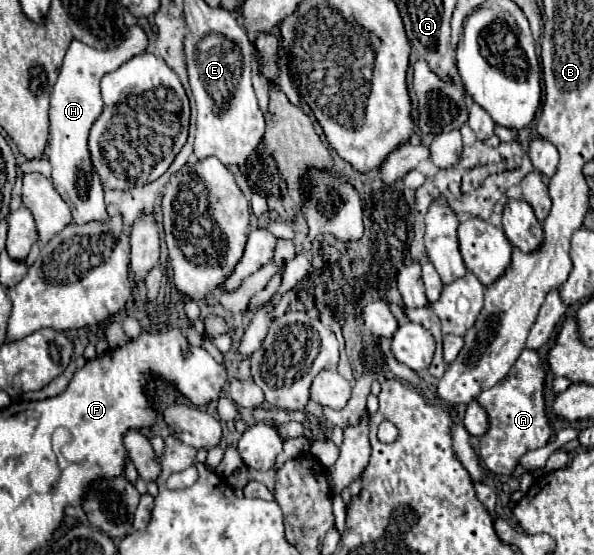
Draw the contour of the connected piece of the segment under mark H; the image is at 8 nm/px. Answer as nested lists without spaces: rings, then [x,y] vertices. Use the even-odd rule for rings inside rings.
[[[139,24],[129,26],[121,42],[111,50],[99,50],[79,40],[73,40],[59,68],[59,78],[51,92],[49,144],[45,150],[45,158],[49,158],[51,168],[53,168],[53,184],[57,192],[61,194],[61,198],[71,206],[73,222],[77,224],[107,220],[105,202],[103,202],[103,186],[91,164],[91,156],[87,150],[89,128],[93,126],[93,122],[103,110],[103,100],[99,94],[99,80],[107,72],[117,70],[129,58],[145,52],[147,44],[149,44],[147,32]]]

